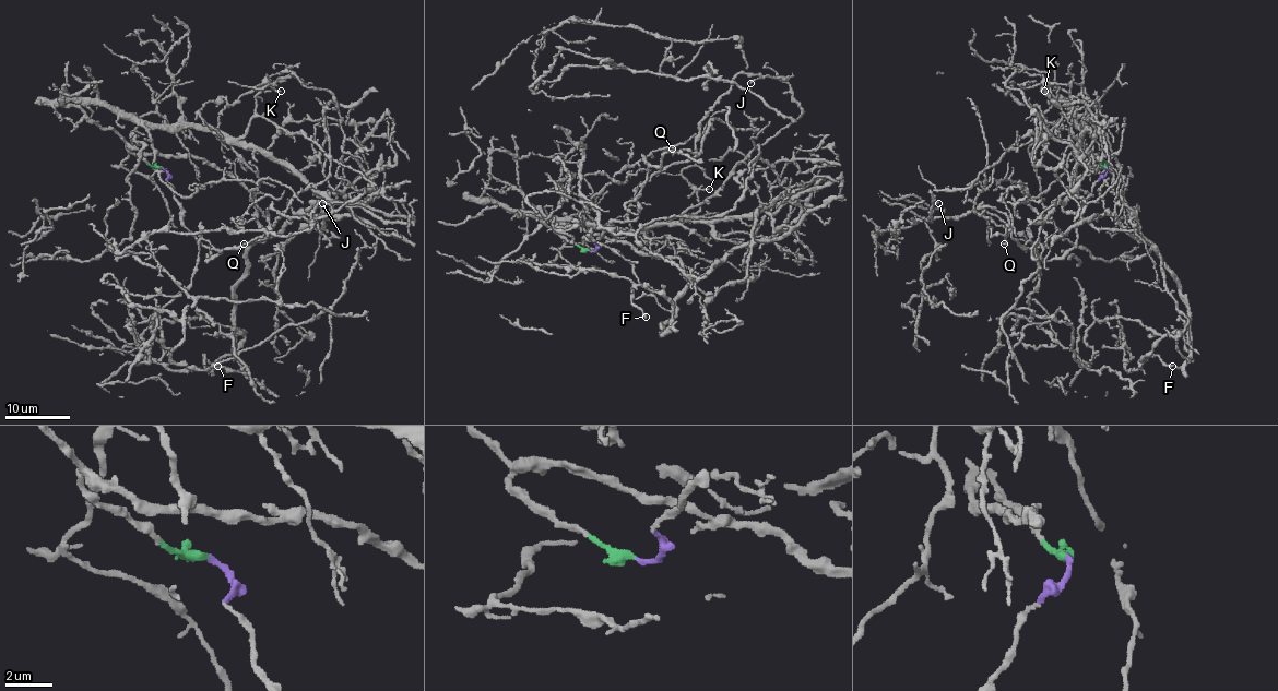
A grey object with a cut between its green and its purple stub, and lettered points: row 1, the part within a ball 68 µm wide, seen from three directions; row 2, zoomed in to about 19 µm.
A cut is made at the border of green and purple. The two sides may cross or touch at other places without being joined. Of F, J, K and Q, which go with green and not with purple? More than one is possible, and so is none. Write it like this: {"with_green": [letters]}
{"with_green": ["F", "K"]}

